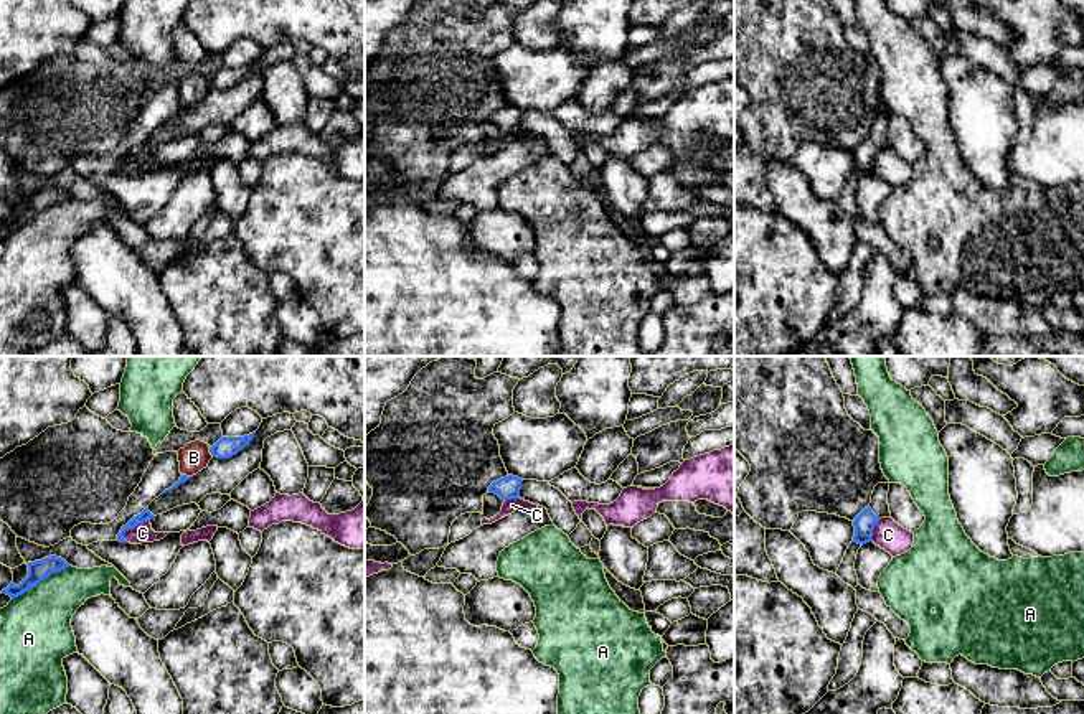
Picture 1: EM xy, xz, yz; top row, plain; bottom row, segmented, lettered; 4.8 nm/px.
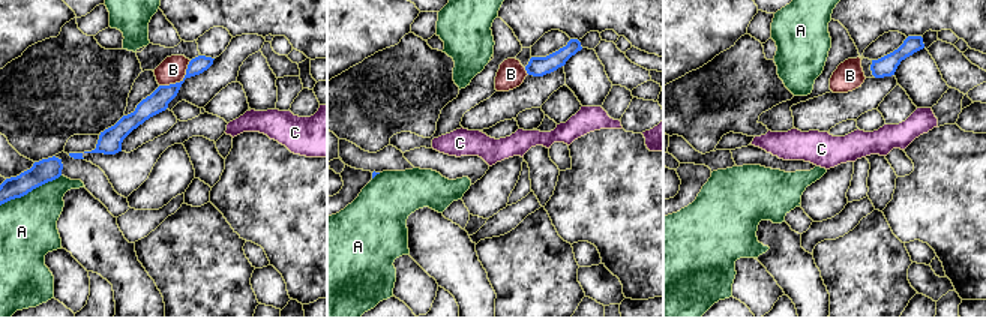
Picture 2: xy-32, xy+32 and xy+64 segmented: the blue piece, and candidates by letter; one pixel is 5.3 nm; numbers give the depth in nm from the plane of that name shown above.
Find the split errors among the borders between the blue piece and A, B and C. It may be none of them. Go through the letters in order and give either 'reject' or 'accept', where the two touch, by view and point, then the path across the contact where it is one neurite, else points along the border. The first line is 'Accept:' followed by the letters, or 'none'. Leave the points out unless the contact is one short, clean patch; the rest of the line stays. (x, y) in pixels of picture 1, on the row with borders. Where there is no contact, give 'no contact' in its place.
Accept: none
A: reject; meets blue in xy at (40, 581)
B: reject; meets blue in xy at (210, 450)
C: reject; meets blue in xy at (134, 526); border along xy (149, 518), (131, 526), (122, 538)

